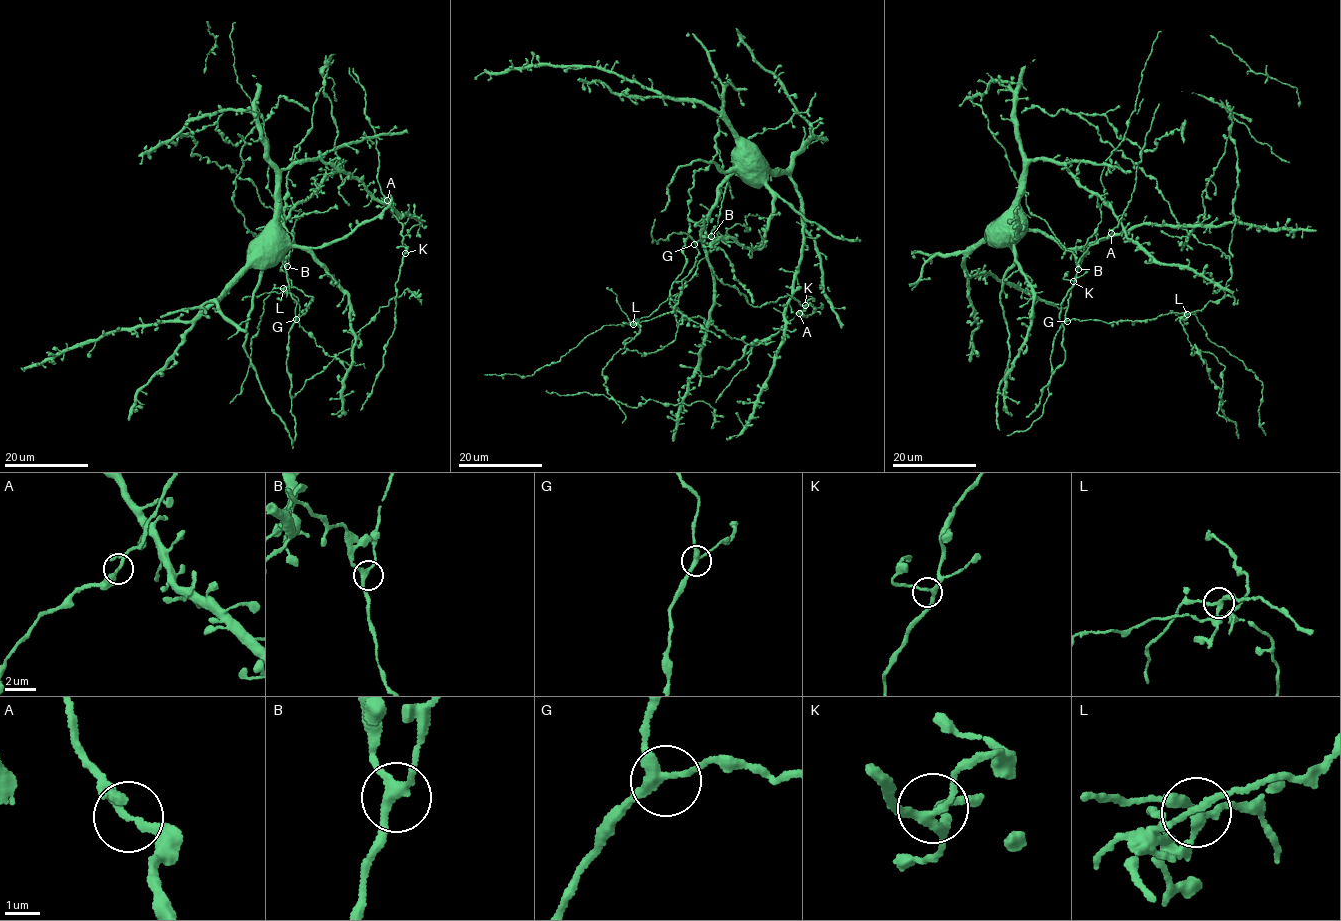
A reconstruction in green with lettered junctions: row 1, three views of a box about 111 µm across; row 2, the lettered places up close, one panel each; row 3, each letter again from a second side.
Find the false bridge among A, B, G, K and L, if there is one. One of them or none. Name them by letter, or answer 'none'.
L

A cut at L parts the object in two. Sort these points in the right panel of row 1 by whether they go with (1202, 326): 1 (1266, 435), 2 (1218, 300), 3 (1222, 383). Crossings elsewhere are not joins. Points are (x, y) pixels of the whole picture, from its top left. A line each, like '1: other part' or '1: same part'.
1: same part
2: other part
3: other part

